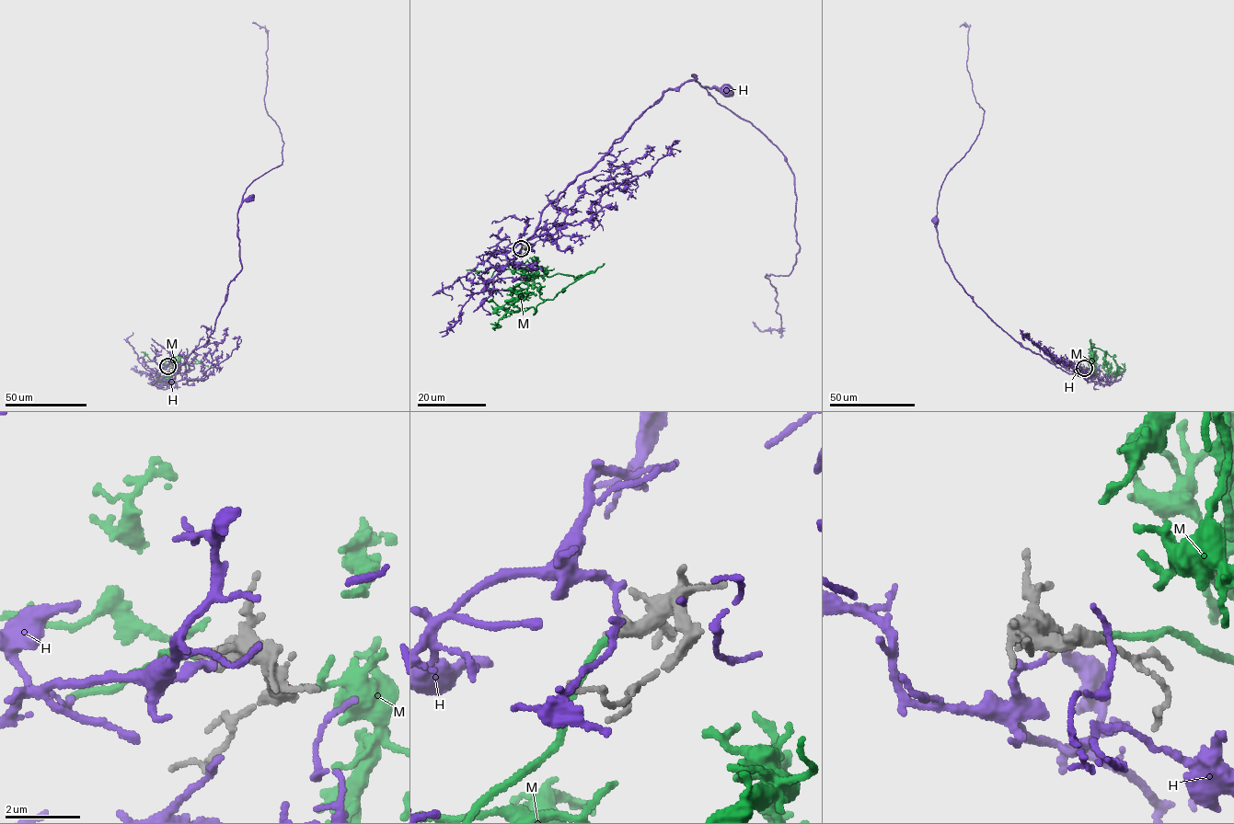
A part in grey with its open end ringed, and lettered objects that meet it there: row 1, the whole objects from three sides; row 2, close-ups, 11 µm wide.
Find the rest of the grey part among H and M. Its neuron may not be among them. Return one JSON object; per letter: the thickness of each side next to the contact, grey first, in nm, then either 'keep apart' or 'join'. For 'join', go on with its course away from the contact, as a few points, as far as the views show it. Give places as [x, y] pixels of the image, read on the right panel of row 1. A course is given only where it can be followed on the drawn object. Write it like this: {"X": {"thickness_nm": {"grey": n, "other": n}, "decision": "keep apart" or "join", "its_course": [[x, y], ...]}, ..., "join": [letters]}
{"H": {"thickness_nm": {"grey": 460, "other": 140}, "decision": "keep apart"}, "M": {"thickness_nm": {"grey": 340, "other": 200}, "decision": "join", "its_course": [[1085, 368], [1095, 367], [1090, 338], [1093, 346], [1112, 357], [1119, 369], [1124, 369], [1124, 363]]}, "join": ["M"]}

